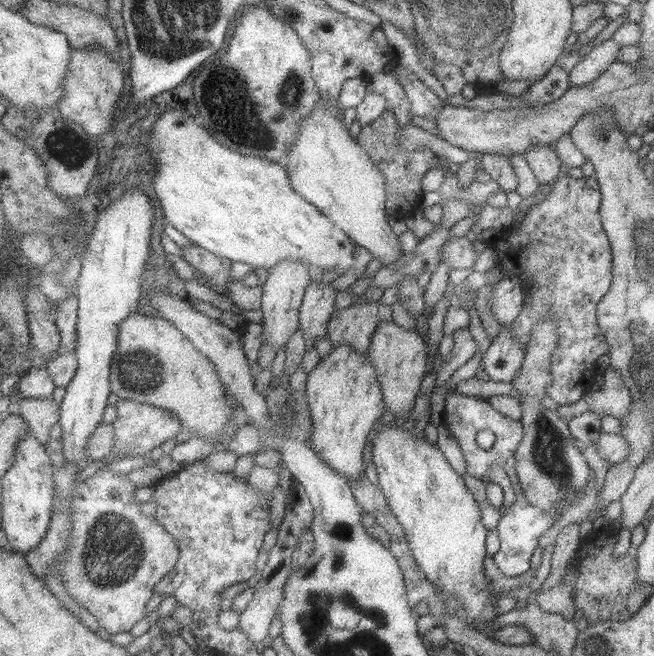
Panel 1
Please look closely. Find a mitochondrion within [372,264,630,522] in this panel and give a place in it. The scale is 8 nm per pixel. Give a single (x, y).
(548, 452)

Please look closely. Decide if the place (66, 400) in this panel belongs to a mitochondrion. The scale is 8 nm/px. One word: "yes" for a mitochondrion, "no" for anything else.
no

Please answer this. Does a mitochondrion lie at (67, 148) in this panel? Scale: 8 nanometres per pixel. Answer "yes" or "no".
yes

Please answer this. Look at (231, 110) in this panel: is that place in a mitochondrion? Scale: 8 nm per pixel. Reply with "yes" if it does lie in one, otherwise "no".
yes

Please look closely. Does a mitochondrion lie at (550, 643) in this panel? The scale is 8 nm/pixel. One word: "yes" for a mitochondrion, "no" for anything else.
no

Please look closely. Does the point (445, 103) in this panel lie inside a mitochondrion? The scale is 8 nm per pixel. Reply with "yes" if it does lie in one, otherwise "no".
no

